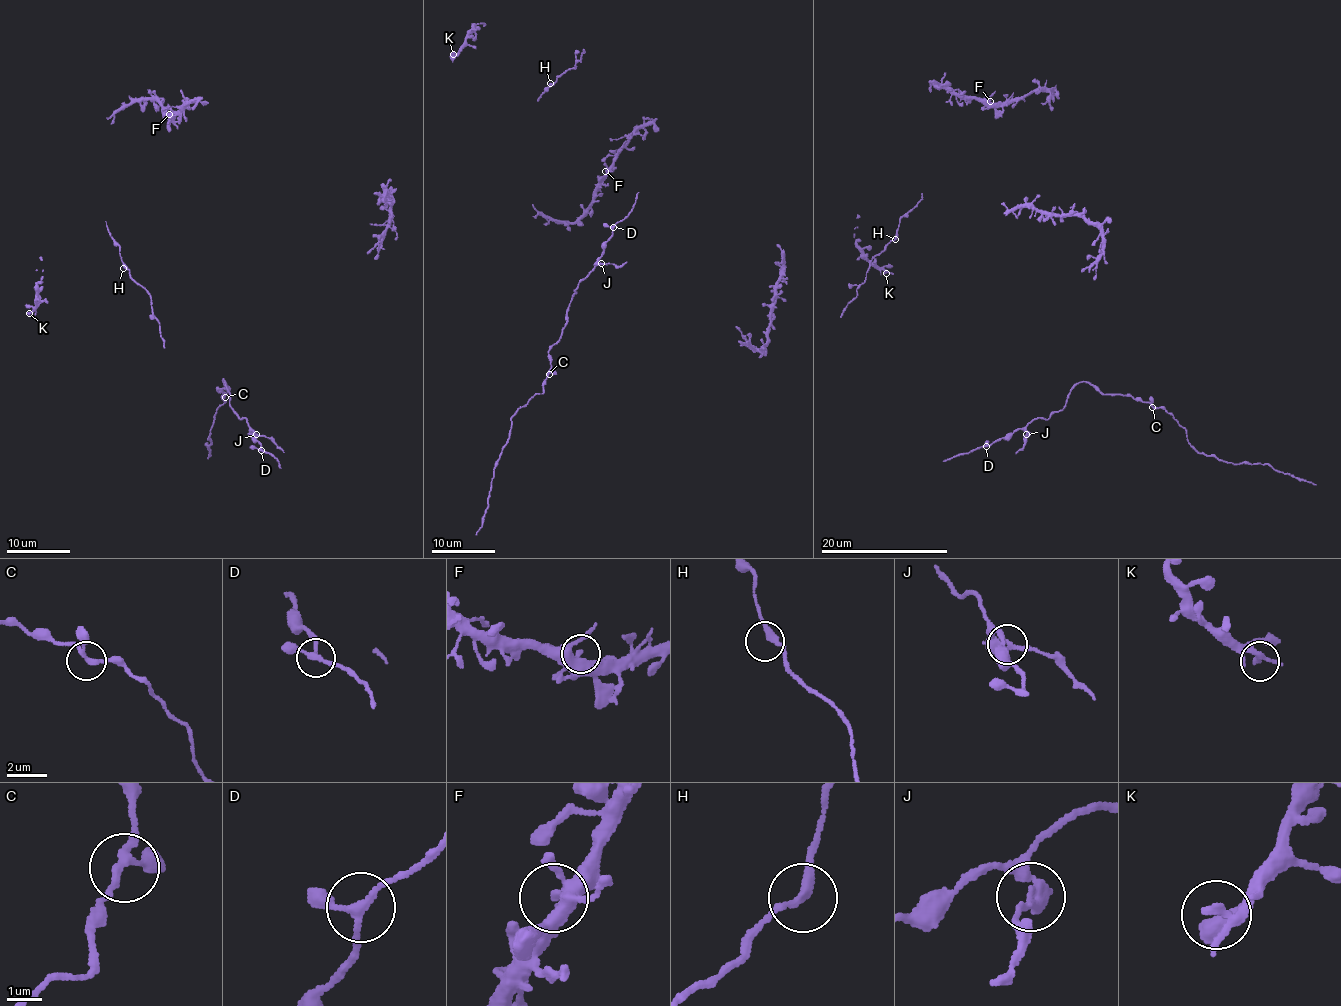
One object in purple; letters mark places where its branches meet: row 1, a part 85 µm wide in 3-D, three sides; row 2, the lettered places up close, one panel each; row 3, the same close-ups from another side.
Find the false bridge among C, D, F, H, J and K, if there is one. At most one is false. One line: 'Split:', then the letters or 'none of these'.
Split: J

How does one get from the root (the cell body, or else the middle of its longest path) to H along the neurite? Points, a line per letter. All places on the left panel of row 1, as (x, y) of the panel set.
H: (156, 318), (149, 294), (123, 268)

